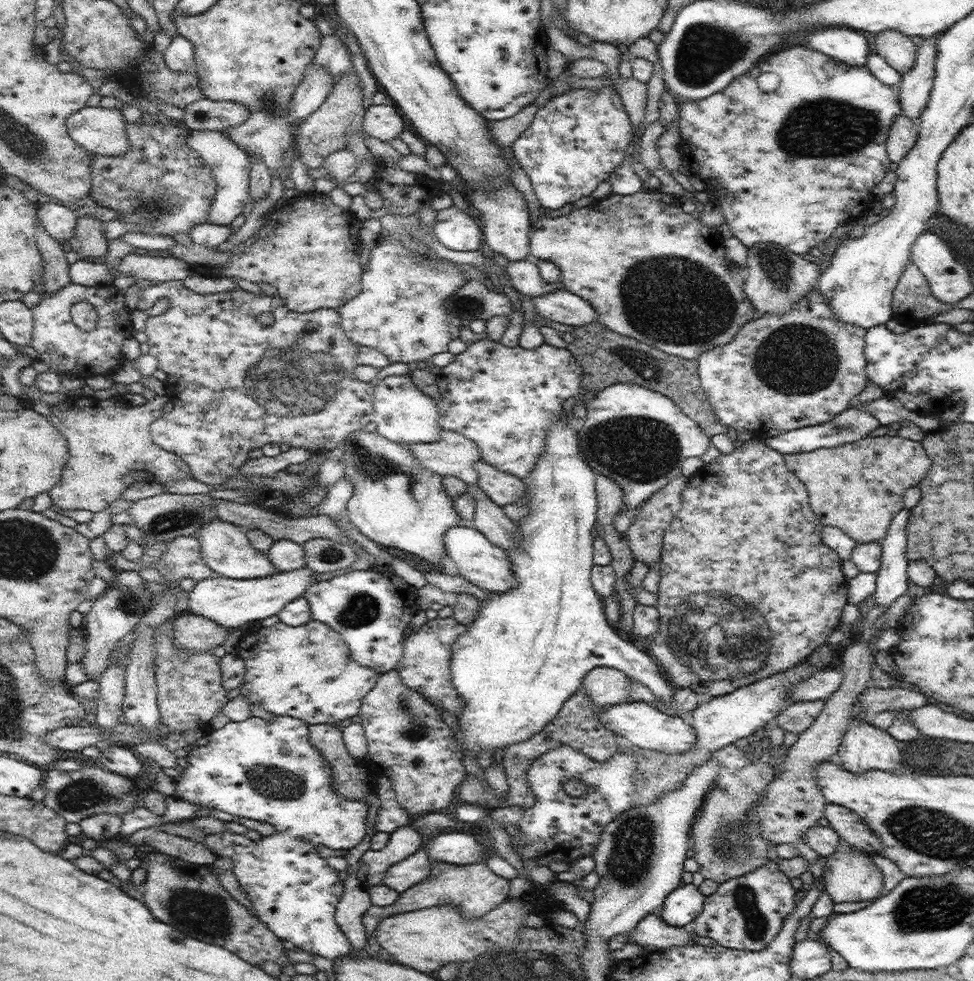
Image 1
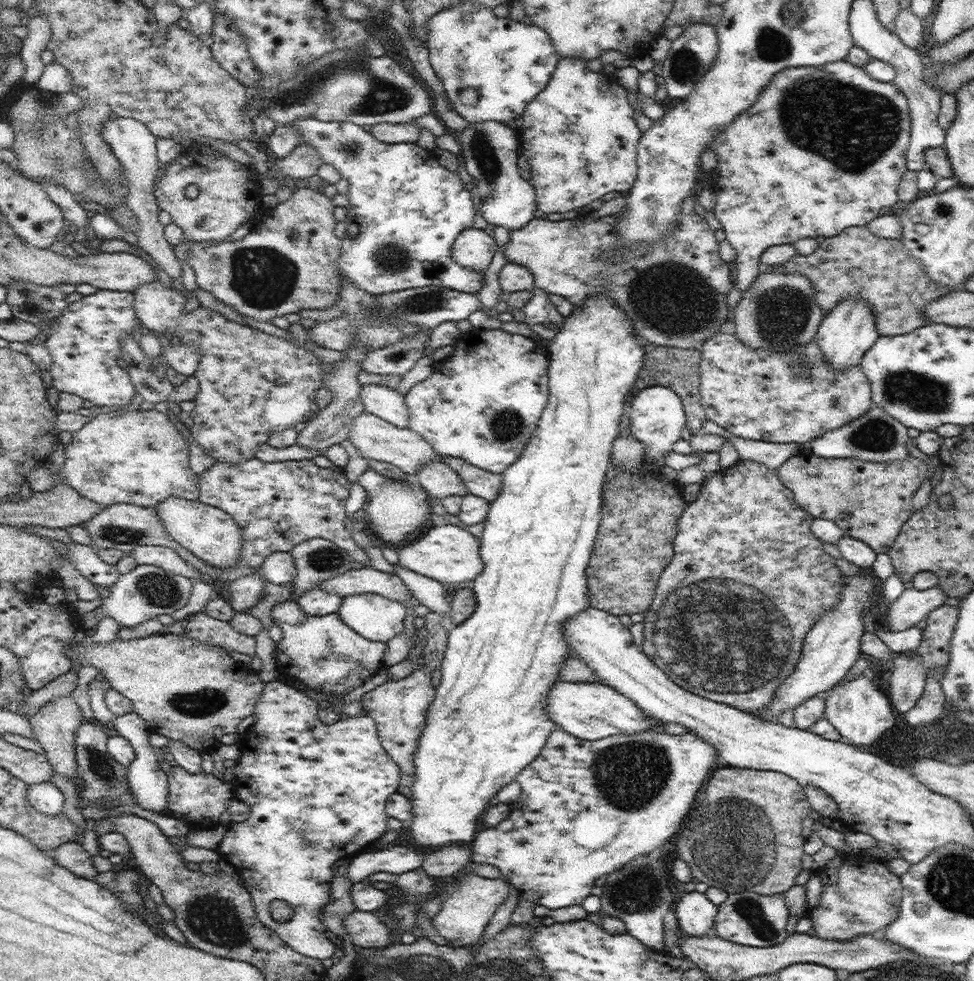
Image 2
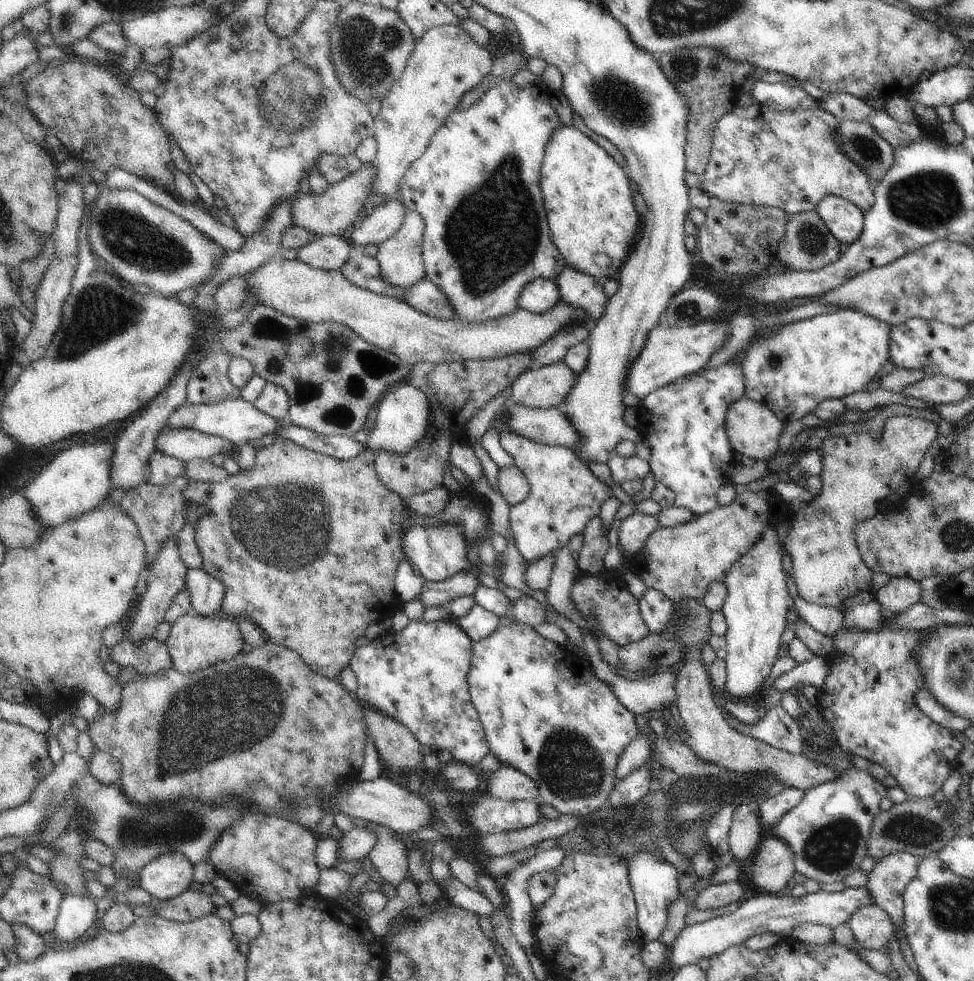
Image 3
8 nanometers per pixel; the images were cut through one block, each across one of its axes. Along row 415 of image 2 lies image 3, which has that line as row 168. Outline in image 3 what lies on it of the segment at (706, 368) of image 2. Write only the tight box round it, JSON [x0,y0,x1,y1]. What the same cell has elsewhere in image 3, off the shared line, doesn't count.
[701,102,875,218]

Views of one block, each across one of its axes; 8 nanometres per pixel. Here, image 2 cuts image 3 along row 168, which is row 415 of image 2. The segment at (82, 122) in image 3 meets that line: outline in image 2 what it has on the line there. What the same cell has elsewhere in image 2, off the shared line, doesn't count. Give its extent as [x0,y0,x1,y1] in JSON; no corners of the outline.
[63,410,197,508]

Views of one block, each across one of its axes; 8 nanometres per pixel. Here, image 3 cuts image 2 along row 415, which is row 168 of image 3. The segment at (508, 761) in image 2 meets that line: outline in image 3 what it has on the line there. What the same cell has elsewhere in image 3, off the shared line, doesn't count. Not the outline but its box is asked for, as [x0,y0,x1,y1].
[539,126,641,278]

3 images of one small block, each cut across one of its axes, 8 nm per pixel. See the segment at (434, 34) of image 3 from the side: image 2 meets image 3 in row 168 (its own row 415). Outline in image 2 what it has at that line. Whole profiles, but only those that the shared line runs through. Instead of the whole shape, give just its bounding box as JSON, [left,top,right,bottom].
[359,382,409,430]

